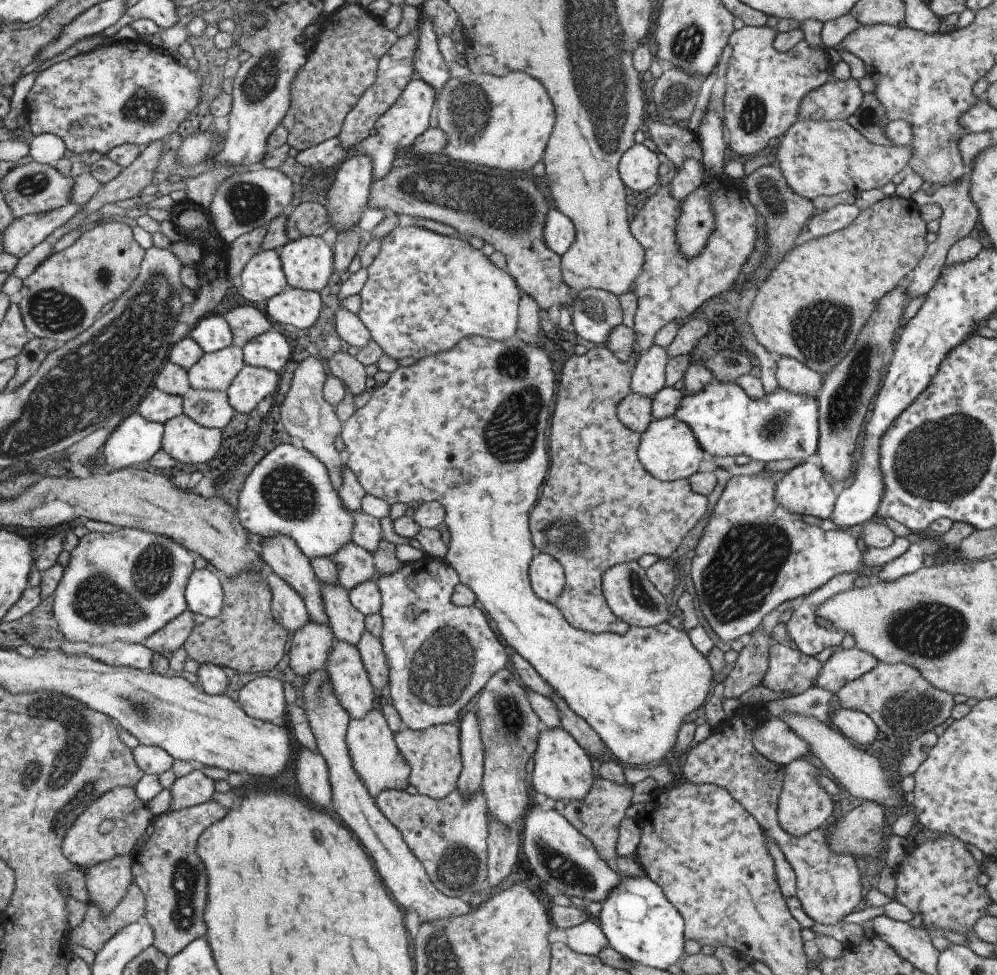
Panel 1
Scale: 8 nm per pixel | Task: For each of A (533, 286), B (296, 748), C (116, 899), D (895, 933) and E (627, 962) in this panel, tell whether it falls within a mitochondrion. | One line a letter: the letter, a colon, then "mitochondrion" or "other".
A: other
B: other
C: other
D: other
E: other

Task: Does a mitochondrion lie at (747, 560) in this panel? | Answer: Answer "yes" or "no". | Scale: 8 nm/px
yes

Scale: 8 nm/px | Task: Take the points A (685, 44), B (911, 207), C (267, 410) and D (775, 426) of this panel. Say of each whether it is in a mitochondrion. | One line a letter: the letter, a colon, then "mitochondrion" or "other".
A: mitochondrion
B: other
C: other
D: mitochondrion

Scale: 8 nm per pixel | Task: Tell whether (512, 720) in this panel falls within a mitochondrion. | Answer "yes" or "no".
yes

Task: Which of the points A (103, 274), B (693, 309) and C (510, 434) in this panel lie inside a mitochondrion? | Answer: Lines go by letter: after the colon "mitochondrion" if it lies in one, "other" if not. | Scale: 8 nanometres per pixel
A: mitochondrion
B: other
C: mitochondrion

